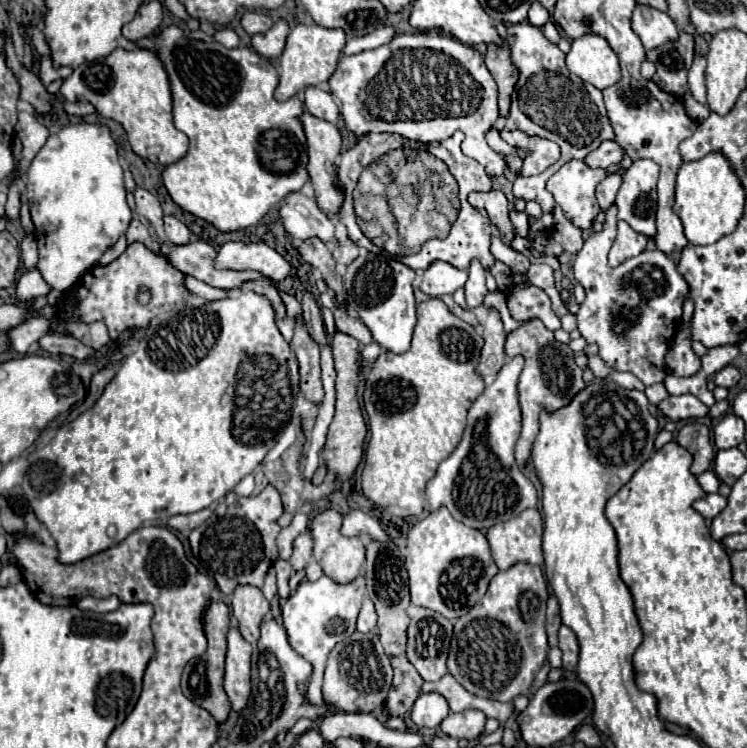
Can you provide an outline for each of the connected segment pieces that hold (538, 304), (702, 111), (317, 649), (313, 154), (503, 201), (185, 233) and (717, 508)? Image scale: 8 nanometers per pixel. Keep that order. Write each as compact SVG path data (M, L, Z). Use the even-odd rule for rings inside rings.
M515 282L511 288L511 294L507 296L507 306L517 320L529 320L539 318L547 330L559 330L561 322L551 310L549 296L537 288L537 286L523 286L521 282Z
M689 92L683 96L683 104L685 104L687 114L689 114L693 120L697 120L697 122L703 122L703 120L711 114L711 110L709 110L705 104L699 104Z
M321 576L317 582L309 582L309 580L301 582L283 606L283 626L287 630L291 648L307 662L313 664L313 676L311 676L309 696L307 696L311 704L321 704L323 700L321 682L323 682L327 656L335 648L335 644L343 642L347 634L355 632L355 622L357 622L363 594L365 594L363 578L355 578L351 584L341 586L329 580L327 576Z
M307 110L299 116L299 122L301 122L301 126L303 126L305 134L307 134L307 152L309 152L307 170L309 170L311 182L313 182L313 190L317 192L317 202L319 202L321 208L327 208L329 216L335 216L341 202L343 202L343 194L337 188L337 178L335 178L335 160L337 160L339 150L341 150L341 134L339 134L337 126L333 126L327 120L315 118Z
M491 190L491 192L475 192L469 196L469 202L475 206L475 208L483 208L489 216L489 220L499 228L501 232L501 240L503 244L511 246L513 238L515 238L515 230L513 230L513 224L509 220L509 204L507 204L507 198L503 192L499 190Z
M165 216L163 222L165 222L165 234L173 246L181 246L181 244L189 242L191 232L181 220L177 220L175 216Z
M707 494L705 498L693 502L693 508L707 520L715 518L725 506L727 506L727 498L723 498L721 494Z

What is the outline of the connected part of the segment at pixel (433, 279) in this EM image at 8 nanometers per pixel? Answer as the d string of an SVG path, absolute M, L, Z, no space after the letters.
M433 262L423 276L421 290L433 298L443 294L453 294L467 282L467 272L459 270L447 262Z

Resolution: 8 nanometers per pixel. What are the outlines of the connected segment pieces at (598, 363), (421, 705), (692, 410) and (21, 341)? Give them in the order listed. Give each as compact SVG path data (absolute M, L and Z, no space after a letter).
M589 356L589 368L595 372L595 376L607 376L609 372L613 372L599 356Z
M421 694L411 710L411 720L421 728L439 726L449 714L449 704L441 694Z
M693 394L683 396L667 396L657 404L657 408L671 420L685 420L685 418L703 418L707 416L709 408Z
M25 321L20 329L10 329L7 332L9 338L9 350L15 350L19 354L27 354L31 347L37 344L37 340L48 332L51 322L46 321Z

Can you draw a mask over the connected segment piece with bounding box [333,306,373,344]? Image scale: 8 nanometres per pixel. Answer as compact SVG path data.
M341 306L335 308L333 318L335 318L335 328L337 328L339 332L349 334L349 336L353 336L353 338L357 338L359 342L365 342L365 344L369 344L369 342L373 340L373 338L371 338L371 332L367 330L367 326L365 326L361 320L349 316Z

